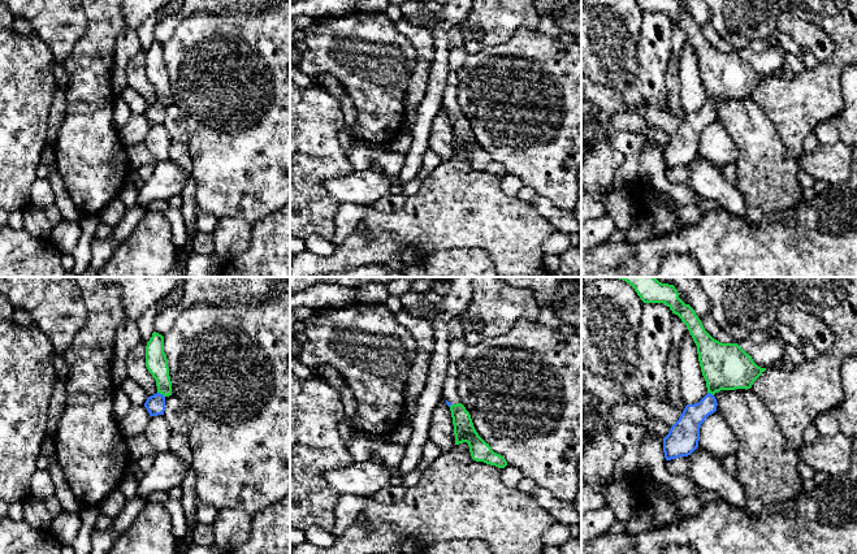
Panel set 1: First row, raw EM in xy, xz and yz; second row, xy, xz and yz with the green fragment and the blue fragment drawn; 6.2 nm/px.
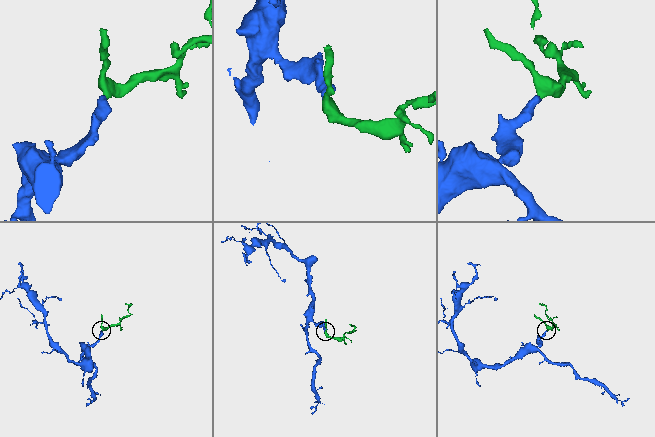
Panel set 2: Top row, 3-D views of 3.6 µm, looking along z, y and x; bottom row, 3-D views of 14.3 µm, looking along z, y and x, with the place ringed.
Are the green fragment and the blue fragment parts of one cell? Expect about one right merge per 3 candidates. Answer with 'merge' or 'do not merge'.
merge

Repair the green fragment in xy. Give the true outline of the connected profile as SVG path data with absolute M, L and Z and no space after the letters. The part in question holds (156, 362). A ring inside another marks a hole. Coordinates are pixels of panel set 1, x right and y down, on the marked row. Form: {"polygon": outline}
{"polygon": "M156 332L152 333L146 346L146 367L156 380L157 393L147 398L144 407L150 416L164 415L165 398L172 395L172 381L164 352L164 337Z"}

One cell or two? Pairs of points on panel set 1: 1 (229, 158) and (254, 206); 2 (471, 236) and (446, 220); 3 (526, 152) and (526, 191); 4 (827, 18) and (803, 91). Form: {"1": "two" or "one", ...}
{"1": "one", "2": "one", "3": "two", "4": "one"}

